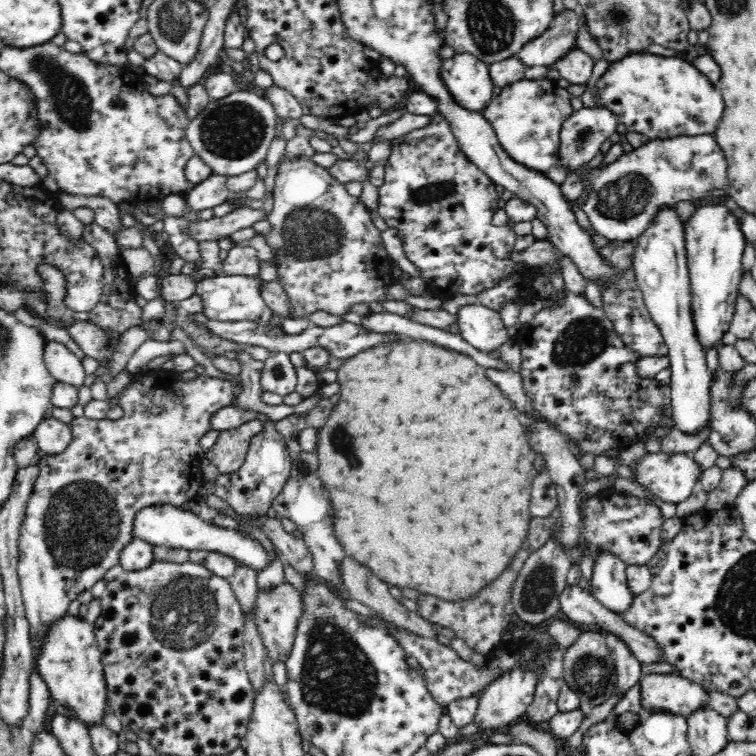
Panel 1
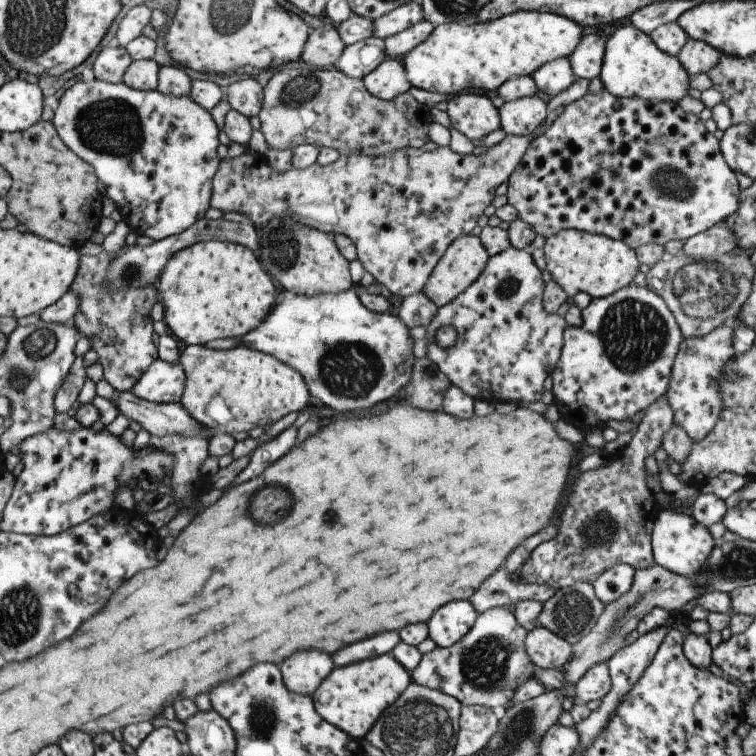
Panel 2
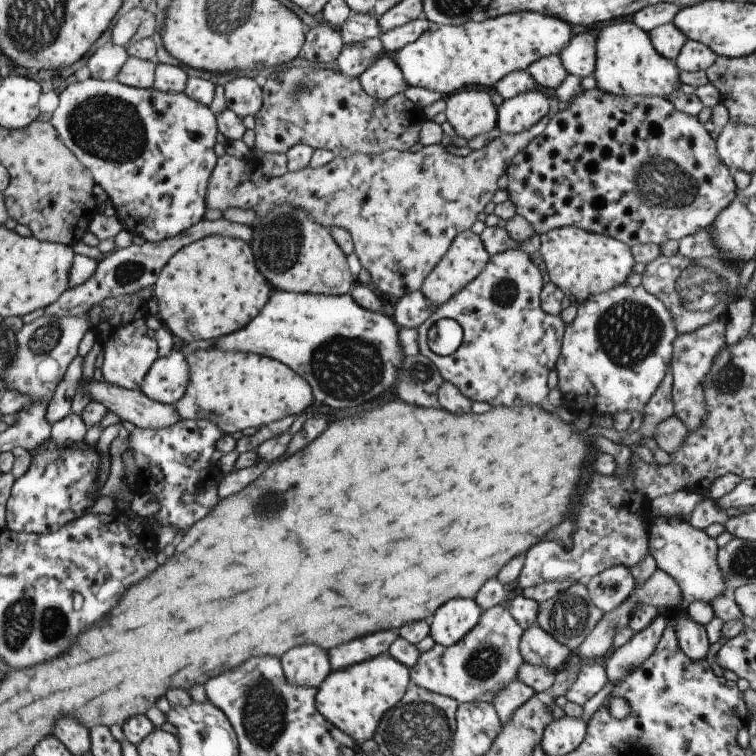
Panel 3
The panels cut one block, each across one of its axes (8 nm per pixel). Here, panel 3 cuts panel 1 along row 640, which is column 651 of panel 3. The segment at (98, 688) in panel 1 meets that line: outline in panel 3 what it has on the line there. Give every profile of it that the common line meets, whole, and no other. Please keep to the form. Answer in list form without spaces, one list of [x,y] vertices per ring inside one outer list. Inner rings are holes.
[[[615,22],[610,26],[603,25],[593,30],[596,38],[596,60],[592,77],[596,89],[621,97],[660,97],[667,99],[669,94],[679,90],[678,69],[673,59],[665,59],[652,47],[648,34],[634,26],[633,22]]]

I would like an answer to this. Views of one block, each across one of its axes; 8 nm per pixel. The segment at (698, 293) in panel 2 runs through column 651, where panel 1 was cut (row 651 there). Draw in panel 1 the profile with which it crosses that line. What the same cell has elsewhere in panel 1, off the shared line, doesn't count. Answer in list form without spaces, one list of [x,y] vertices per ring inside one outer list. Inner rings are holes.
[[[285,583],[275,590],[260,593],[254,608],[254,623],[262,639],[262,645],[272,664],[288,661],[293,645],[295,644],[298,620],[304,614],[304,599],[290,584]]]

